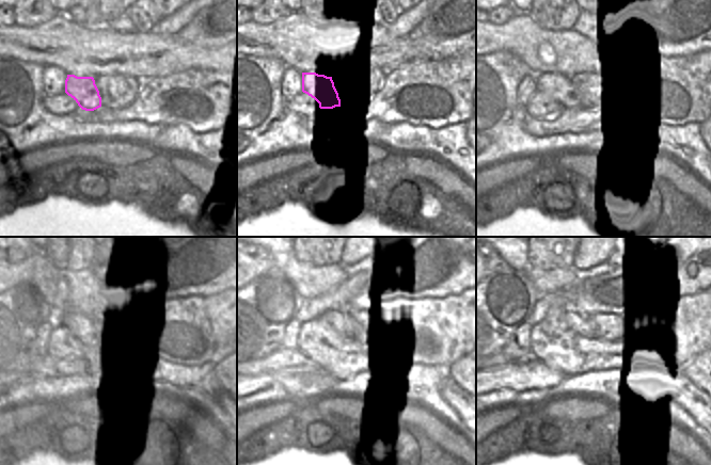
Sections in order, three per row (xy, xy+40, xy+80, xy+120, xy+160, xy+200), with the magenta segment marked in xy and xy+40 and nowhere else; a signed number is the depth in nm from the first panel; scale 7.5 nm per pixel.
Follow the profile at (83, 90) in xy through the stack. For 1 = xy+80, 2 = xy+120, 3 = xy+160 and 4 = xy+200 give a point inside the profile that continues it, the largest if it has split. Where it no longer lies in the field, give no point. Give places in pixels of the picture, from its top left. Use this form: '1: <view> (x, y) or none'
1: xy+80 (559, 87)
2: xy+120 (90, 324)
3: xy+160 (338, 319)
4: xy+200 (581, 324)

